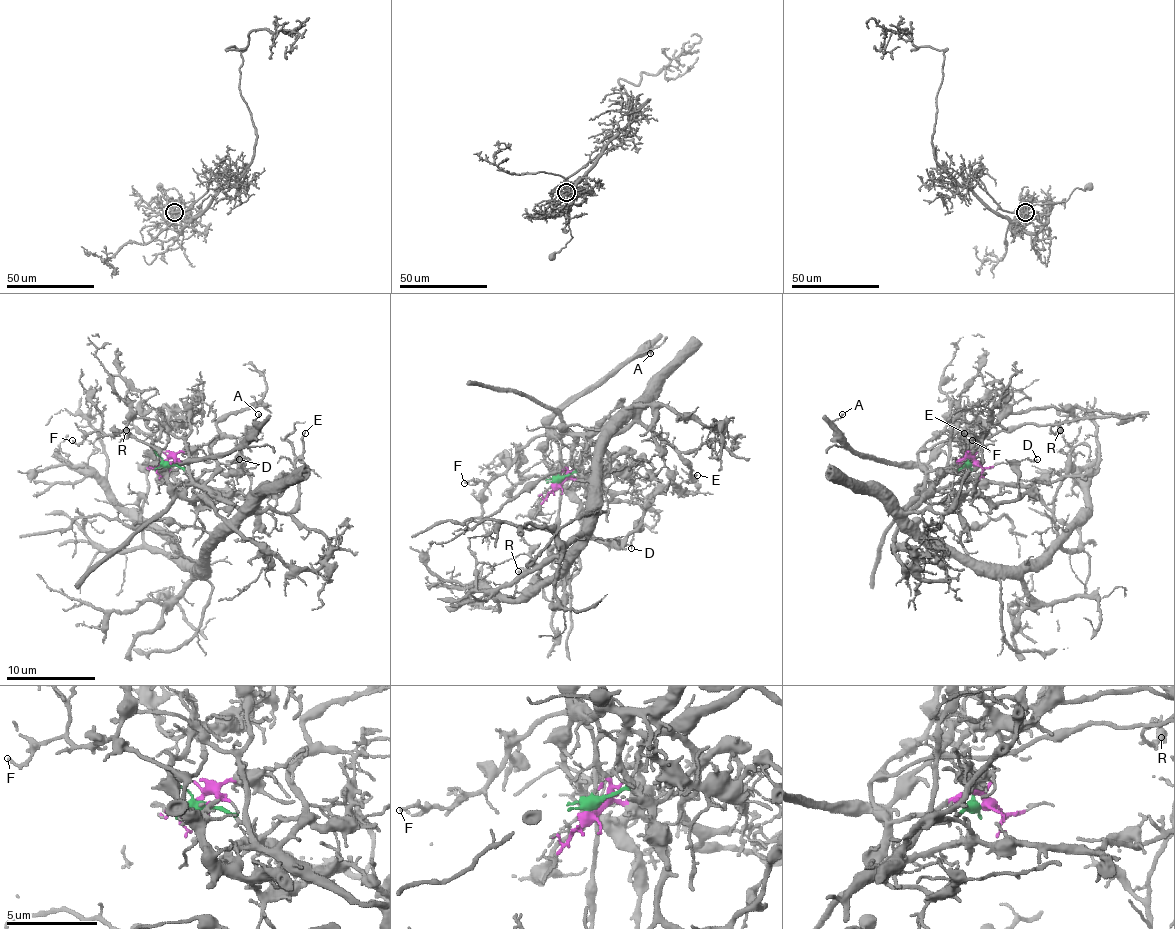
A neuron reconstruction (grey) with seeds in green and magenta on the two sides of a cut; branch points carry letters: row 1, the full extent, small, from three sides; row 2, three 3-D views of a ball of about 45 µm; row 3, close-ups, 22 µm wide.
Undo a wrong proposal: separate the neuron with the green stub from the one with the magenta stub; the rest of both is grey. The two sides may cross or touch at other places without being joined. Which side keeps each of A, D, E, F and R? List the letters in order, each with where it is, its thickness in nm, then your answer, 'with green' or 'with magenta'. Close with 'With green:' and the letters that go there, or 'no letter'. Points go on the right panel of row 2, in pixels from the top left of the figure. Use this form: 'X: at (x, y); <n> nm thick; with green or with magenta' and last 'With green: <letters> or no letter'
A: at (842, 414); 130 nm thick; with magenta
D: at (1037, 459); 150 nm thick; with magenta
E: at (964, 433); 180 nm thick; with green
F: at (972, 440); 130 nm thick; with magenta
R: at (1060, 430); 130 nm thick; with magenta
With green: E

